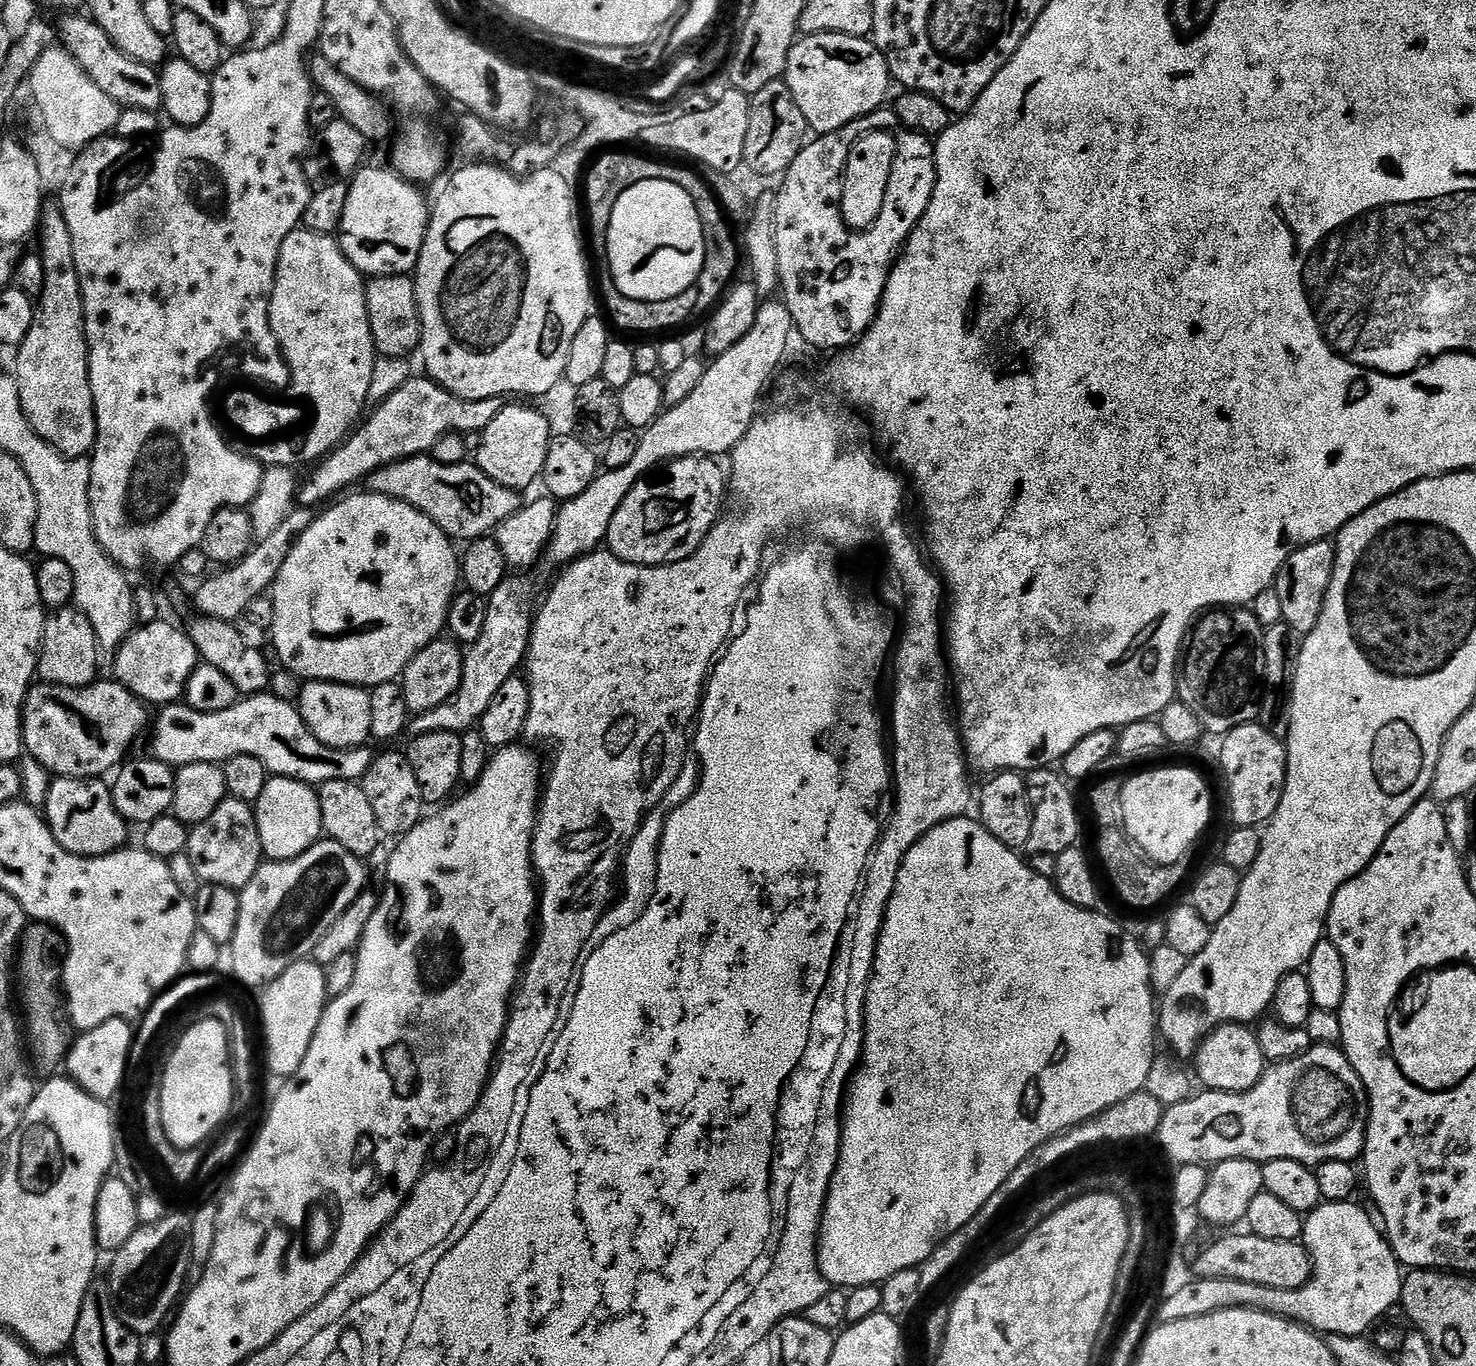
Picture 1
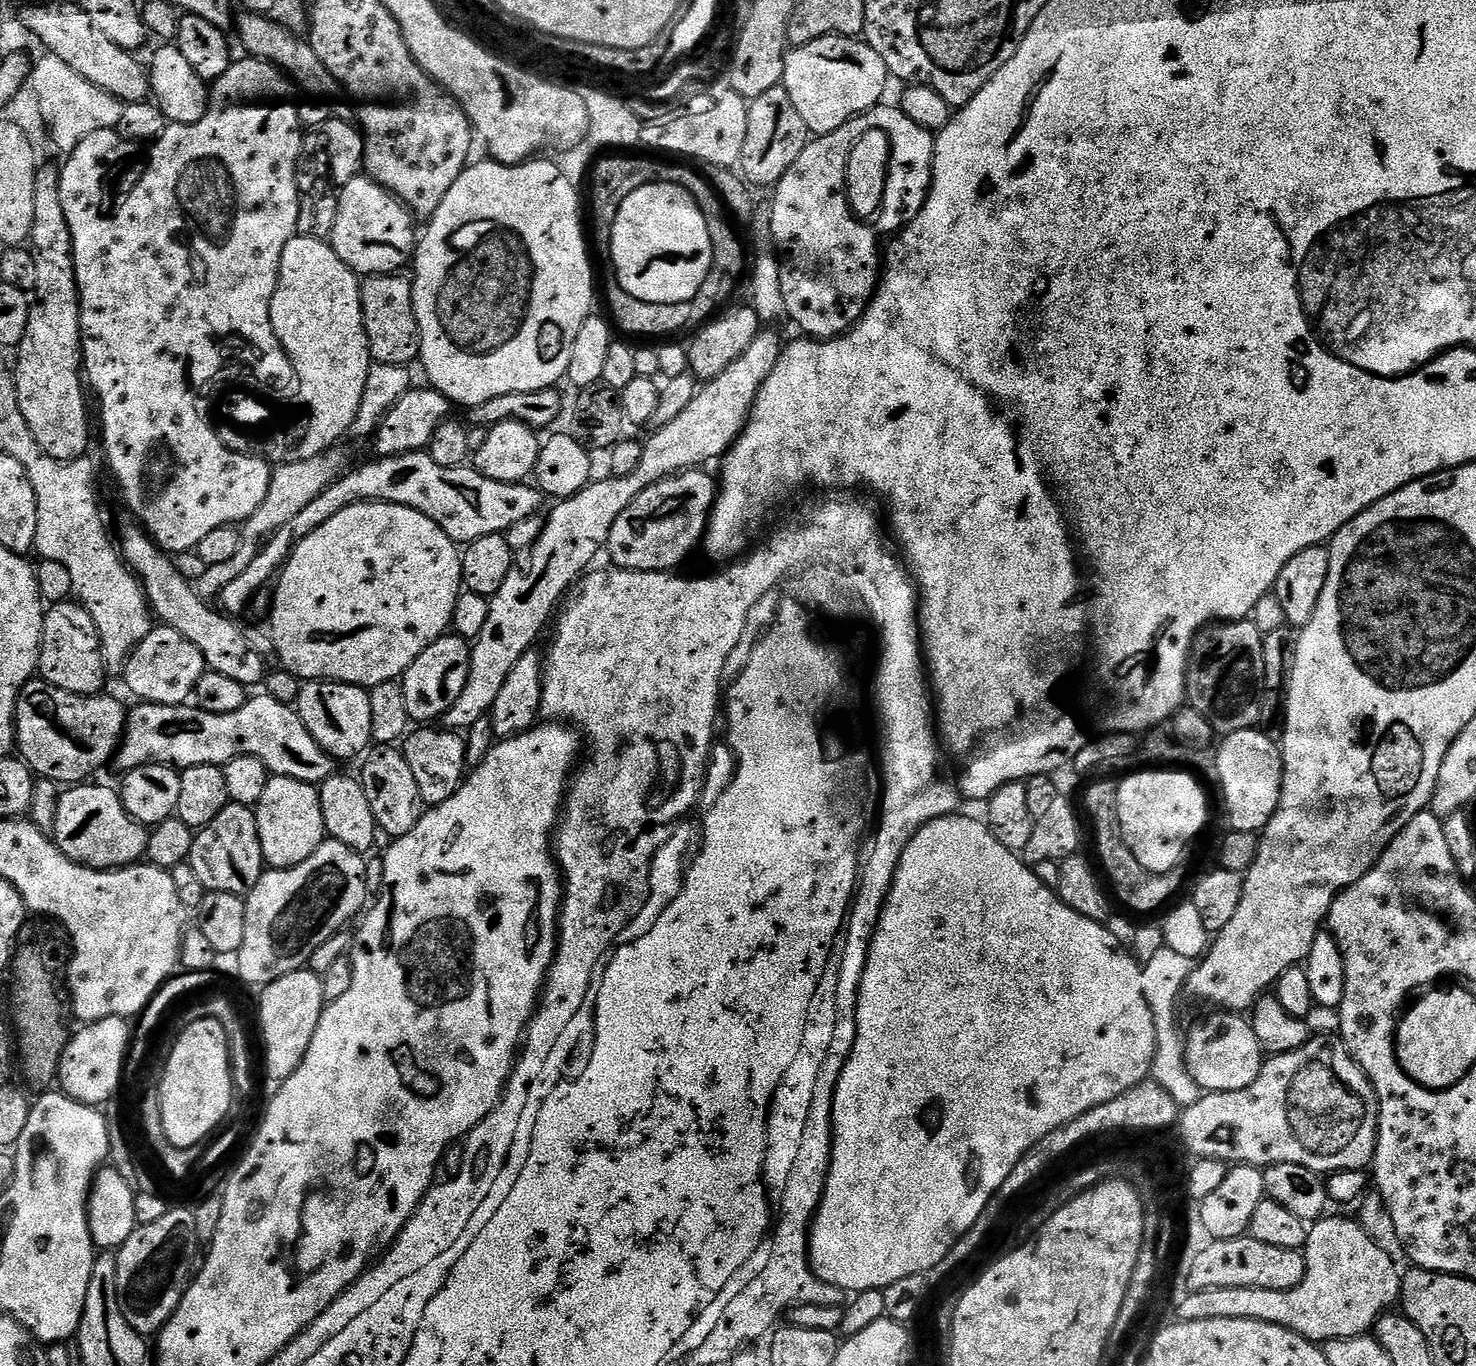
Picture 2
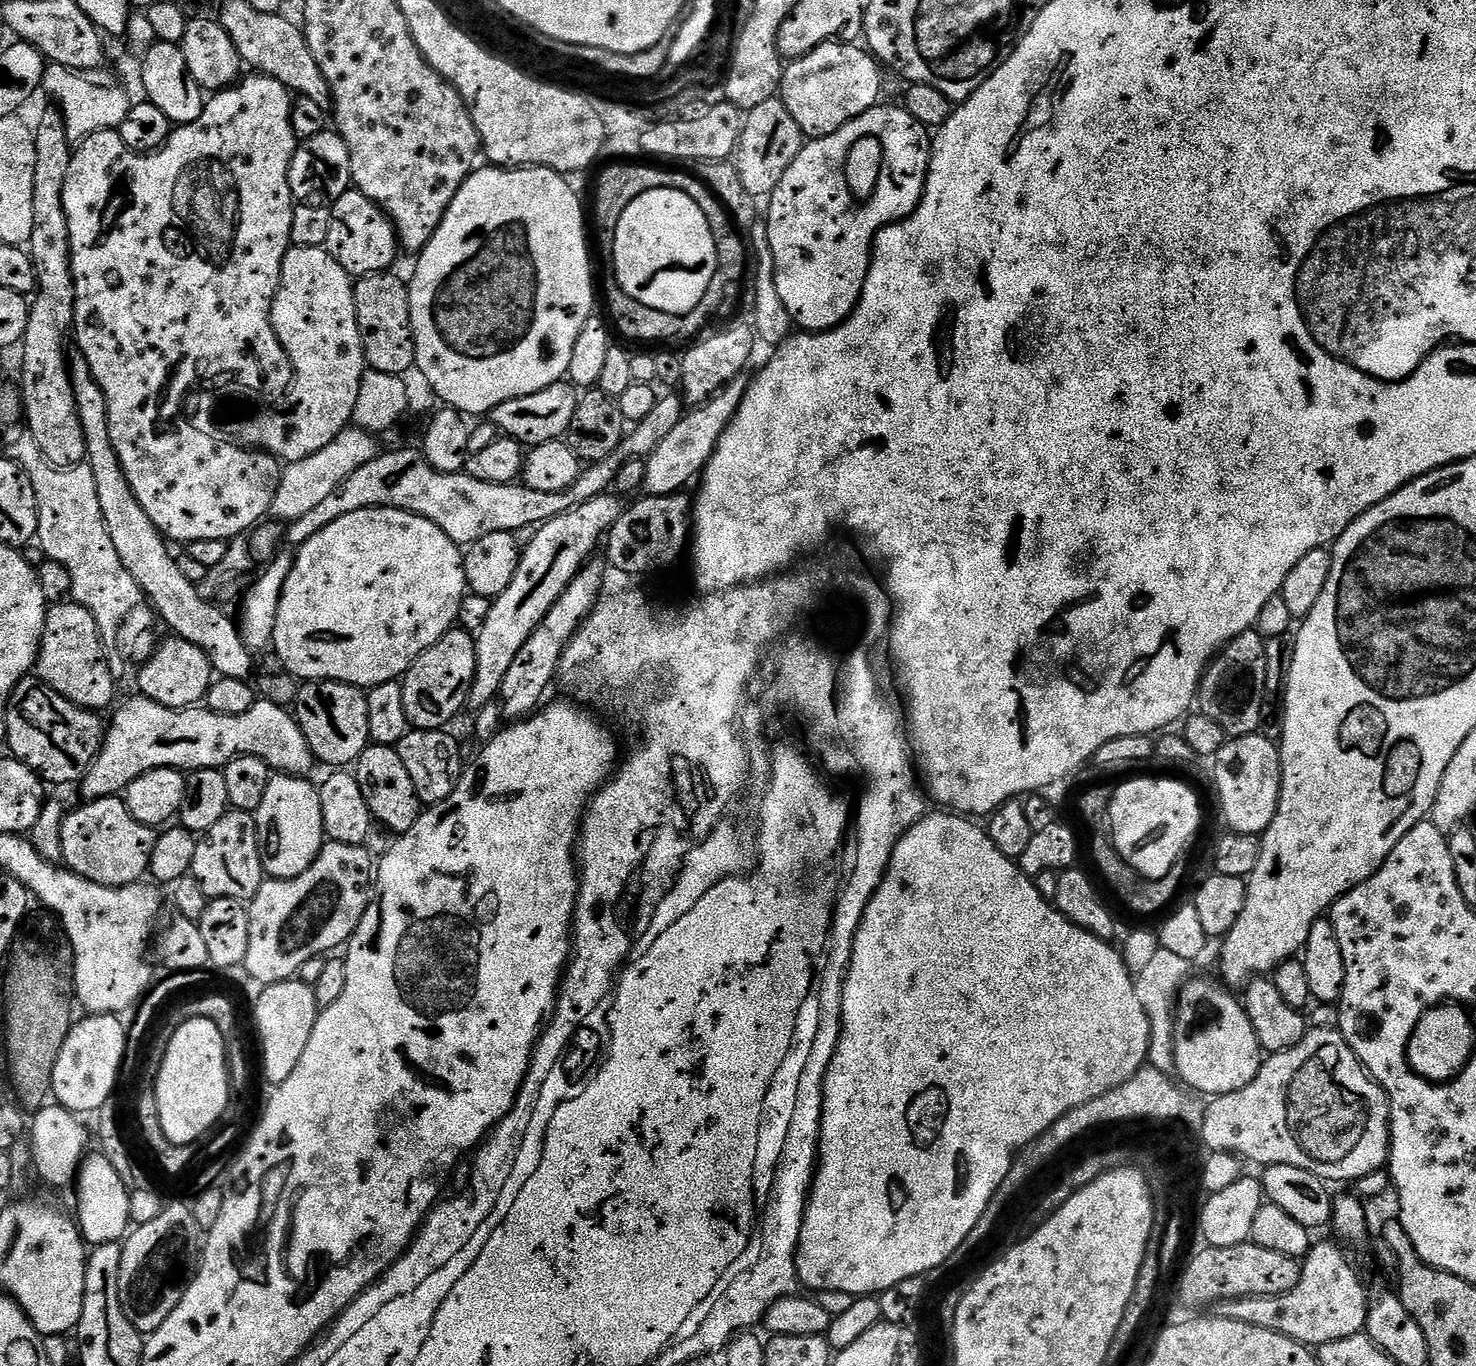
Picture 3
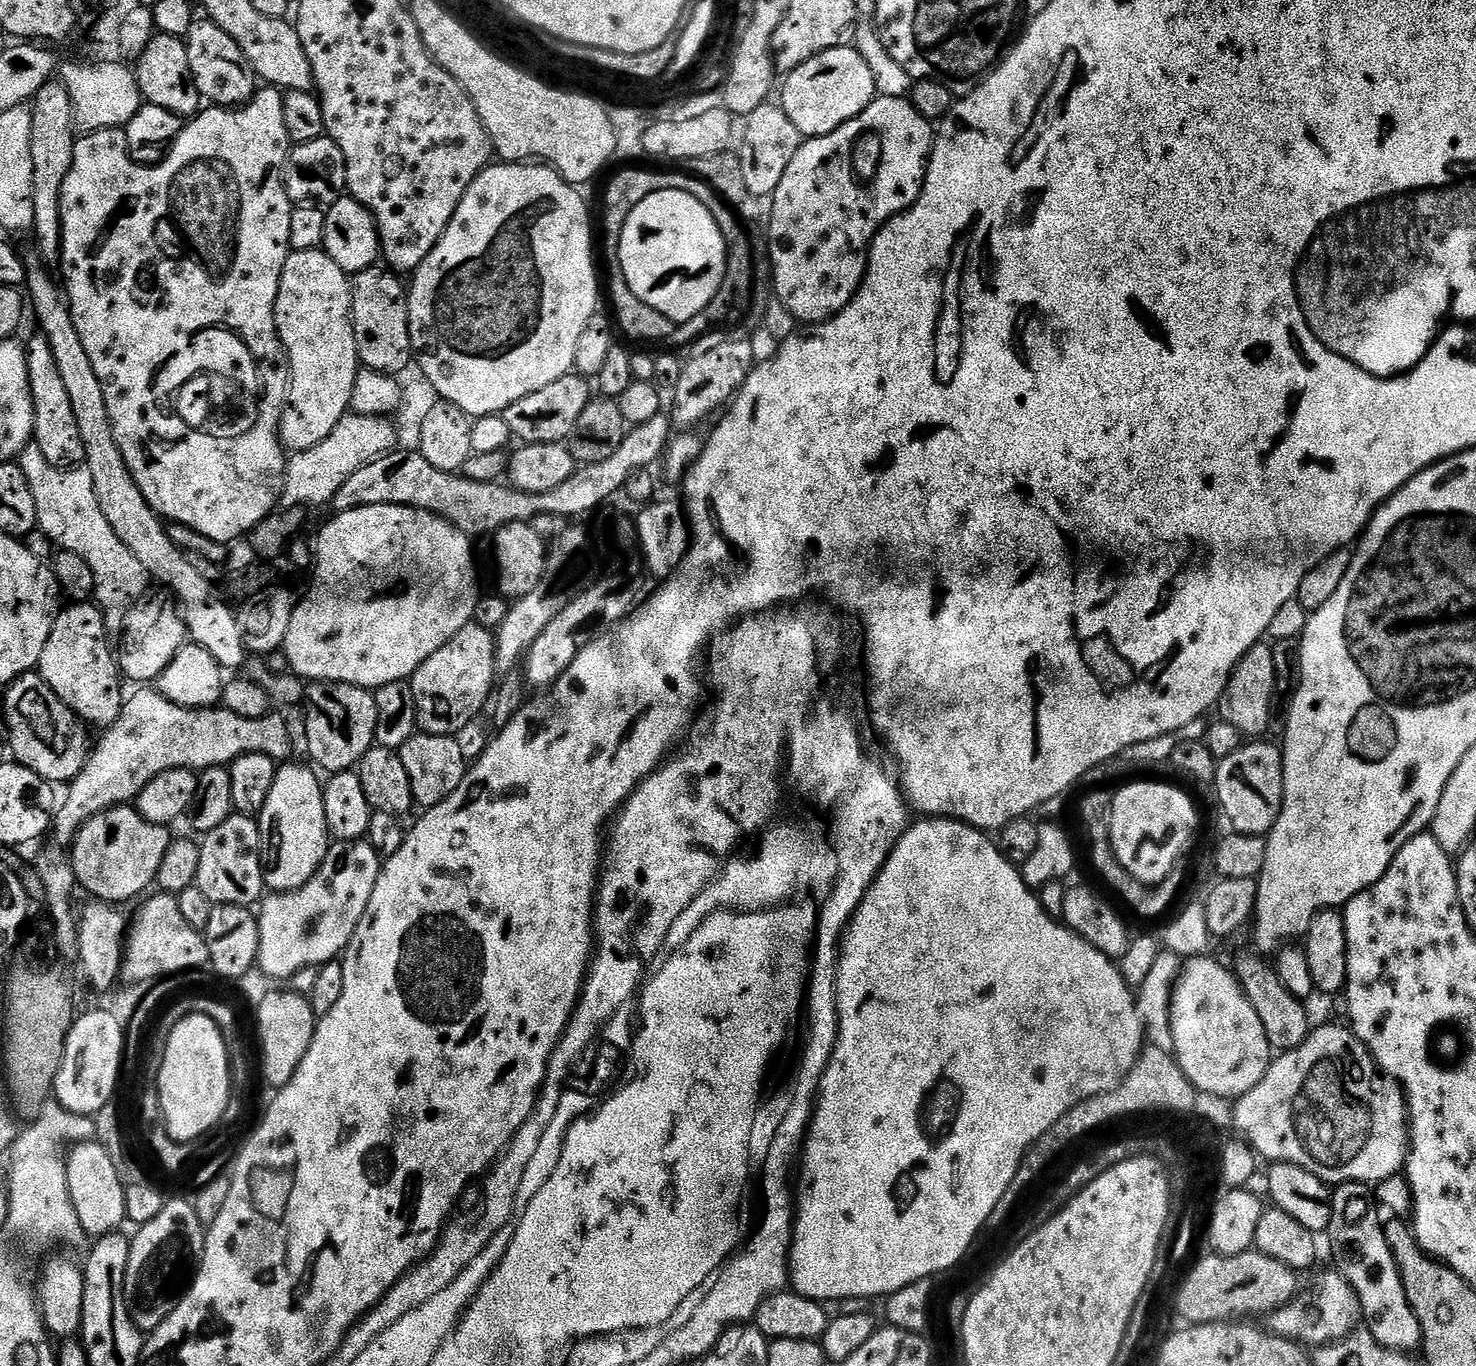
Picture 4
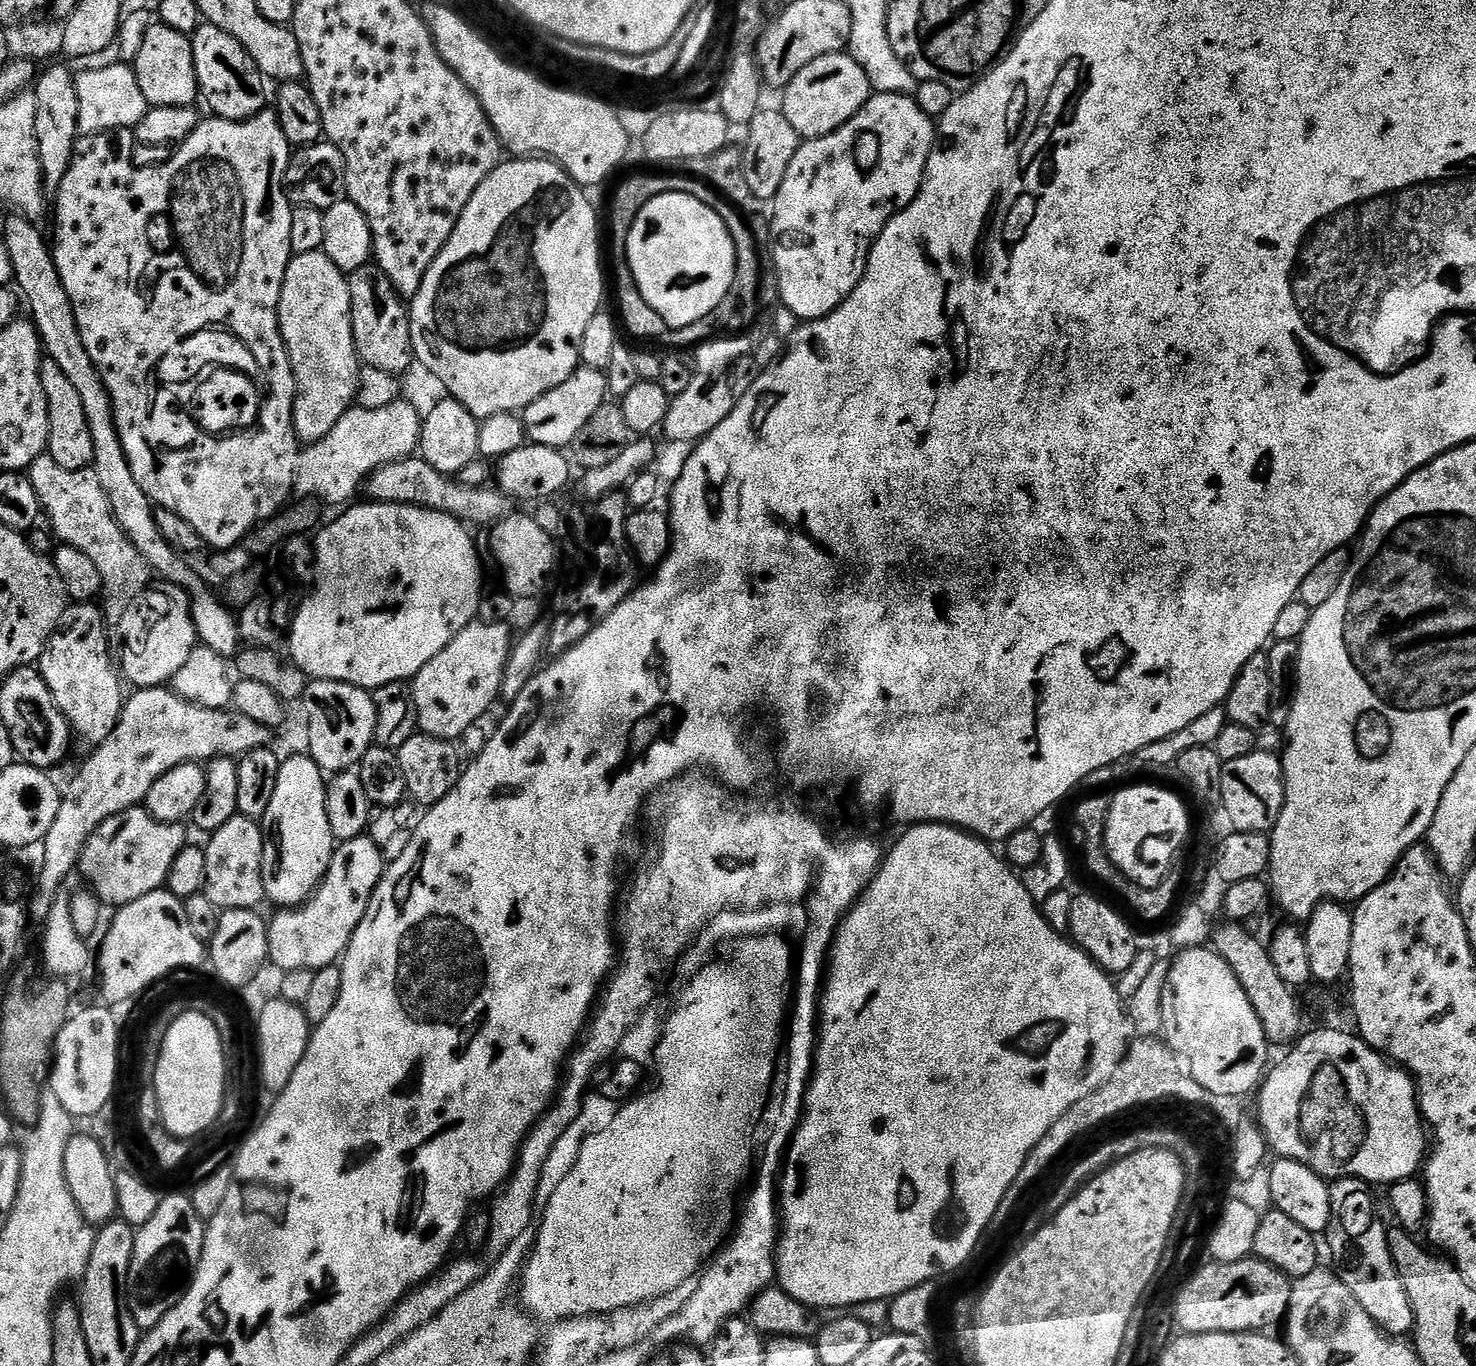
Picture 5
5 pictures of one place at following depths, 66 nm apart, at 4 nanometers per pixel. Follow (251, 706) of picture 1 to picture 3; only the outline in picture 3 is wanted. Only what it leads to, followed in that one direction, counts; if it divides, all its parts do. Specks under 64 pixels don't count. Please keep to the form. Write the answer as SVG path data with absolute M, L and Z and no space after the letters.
M137 695L136 700L128 700L120 709L115 709L116 717L112 724L107 725L104 733L104 745L96 755L94 763L88 767L84 775L82 787L84 787L85 801L106 798L107 796L120 796L142 774L159 768L179 768L181 770L195 770L198 768L223 769L229 760L236 756L257 756L268 763L269 768L286 776L298 776L301 778L309 775L312 767L317 767L318 761L312 754L312 748L306 742L302 734L300 724L295 715L287 707L274 705L268 699L261 699L246 714L237 716L223 716L217 712L211 712L206 706L195 708L167 708L158 702L148 700L142 695Z

